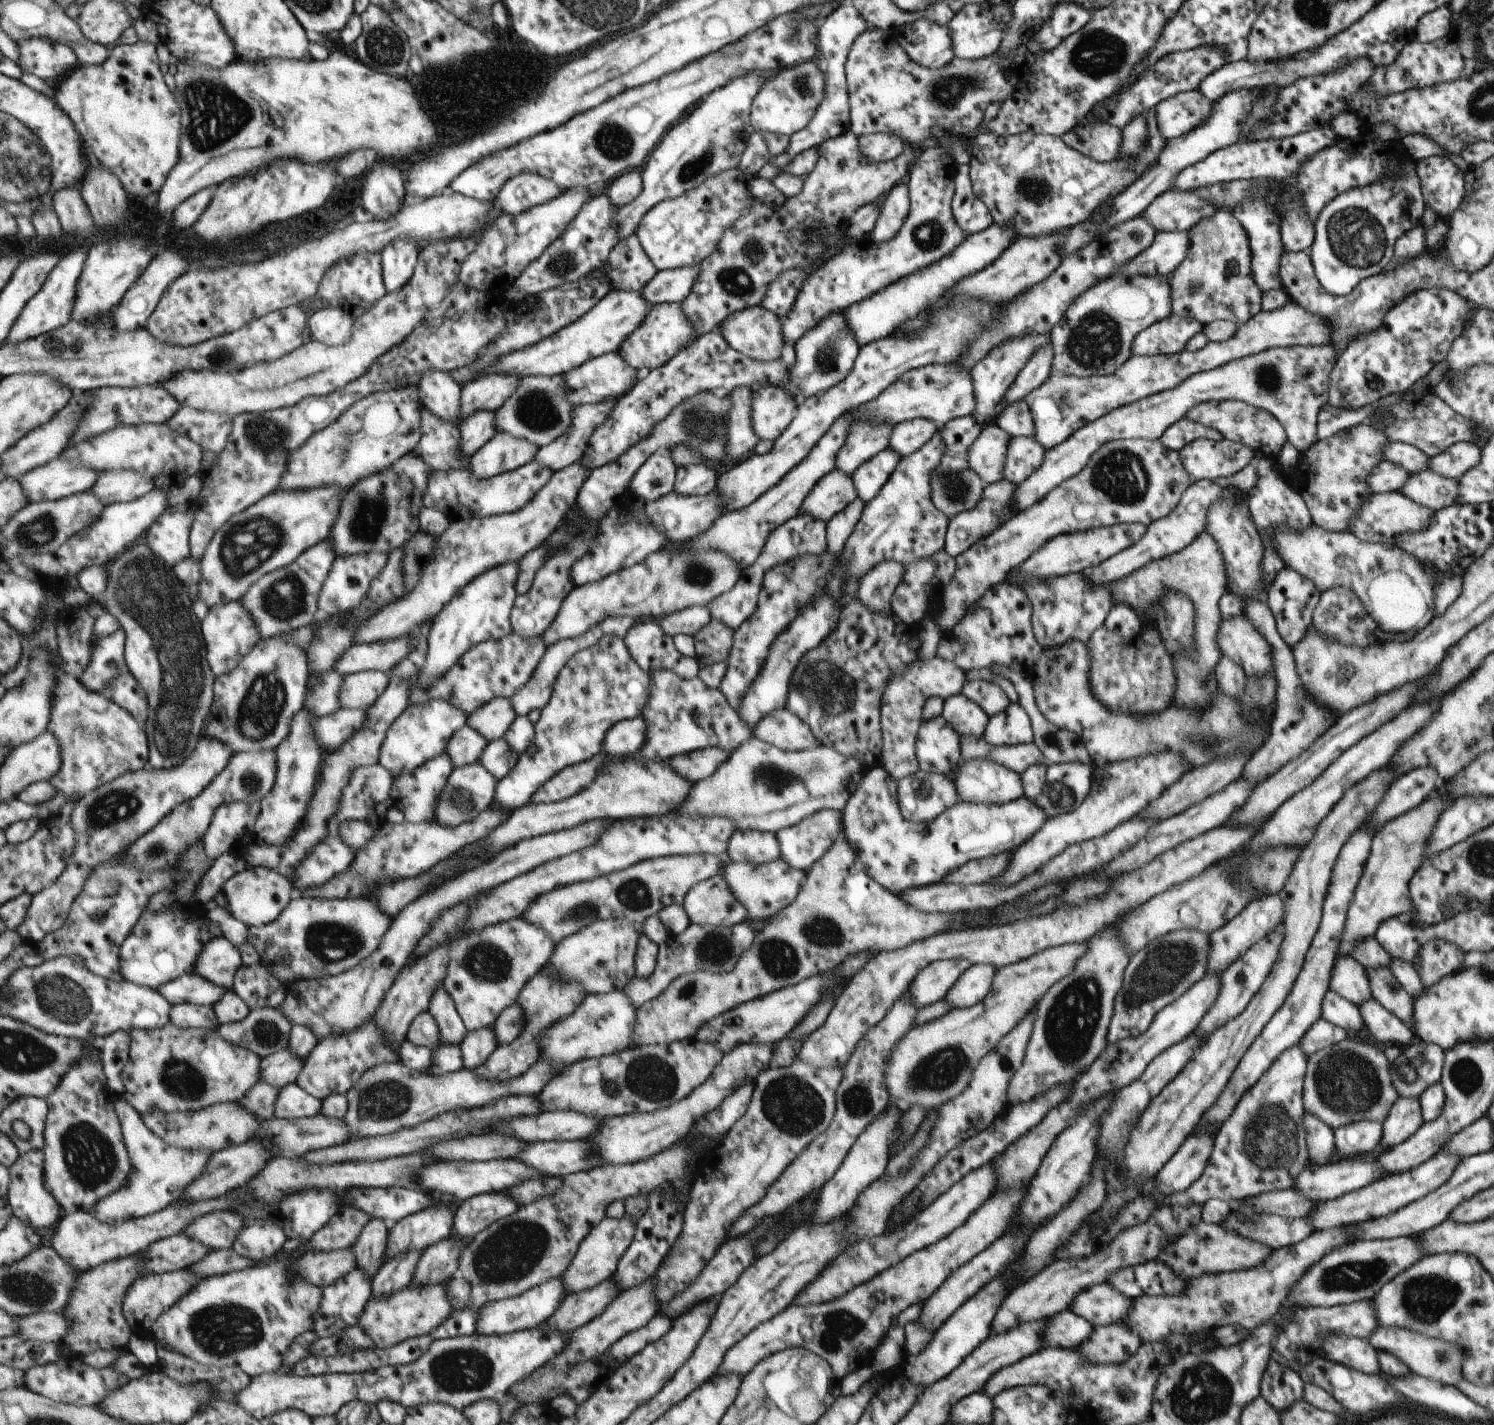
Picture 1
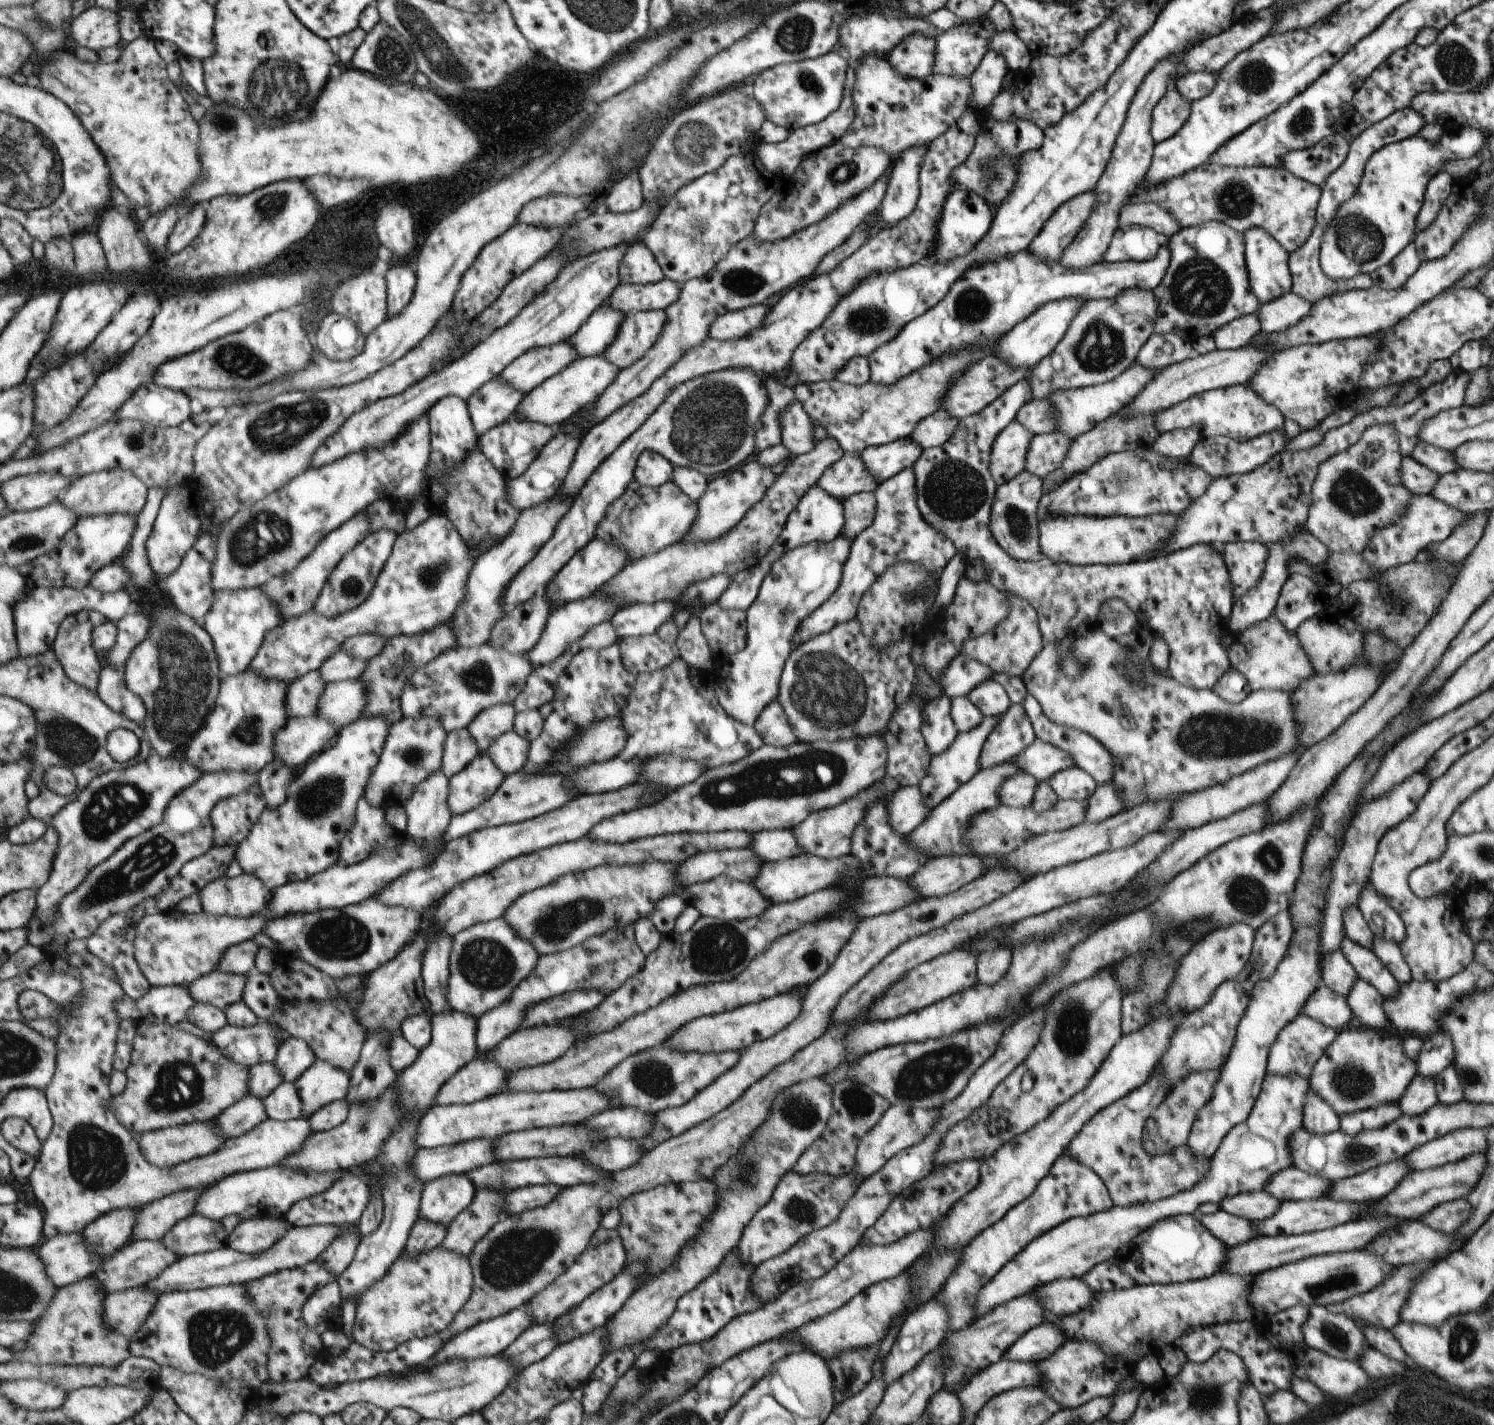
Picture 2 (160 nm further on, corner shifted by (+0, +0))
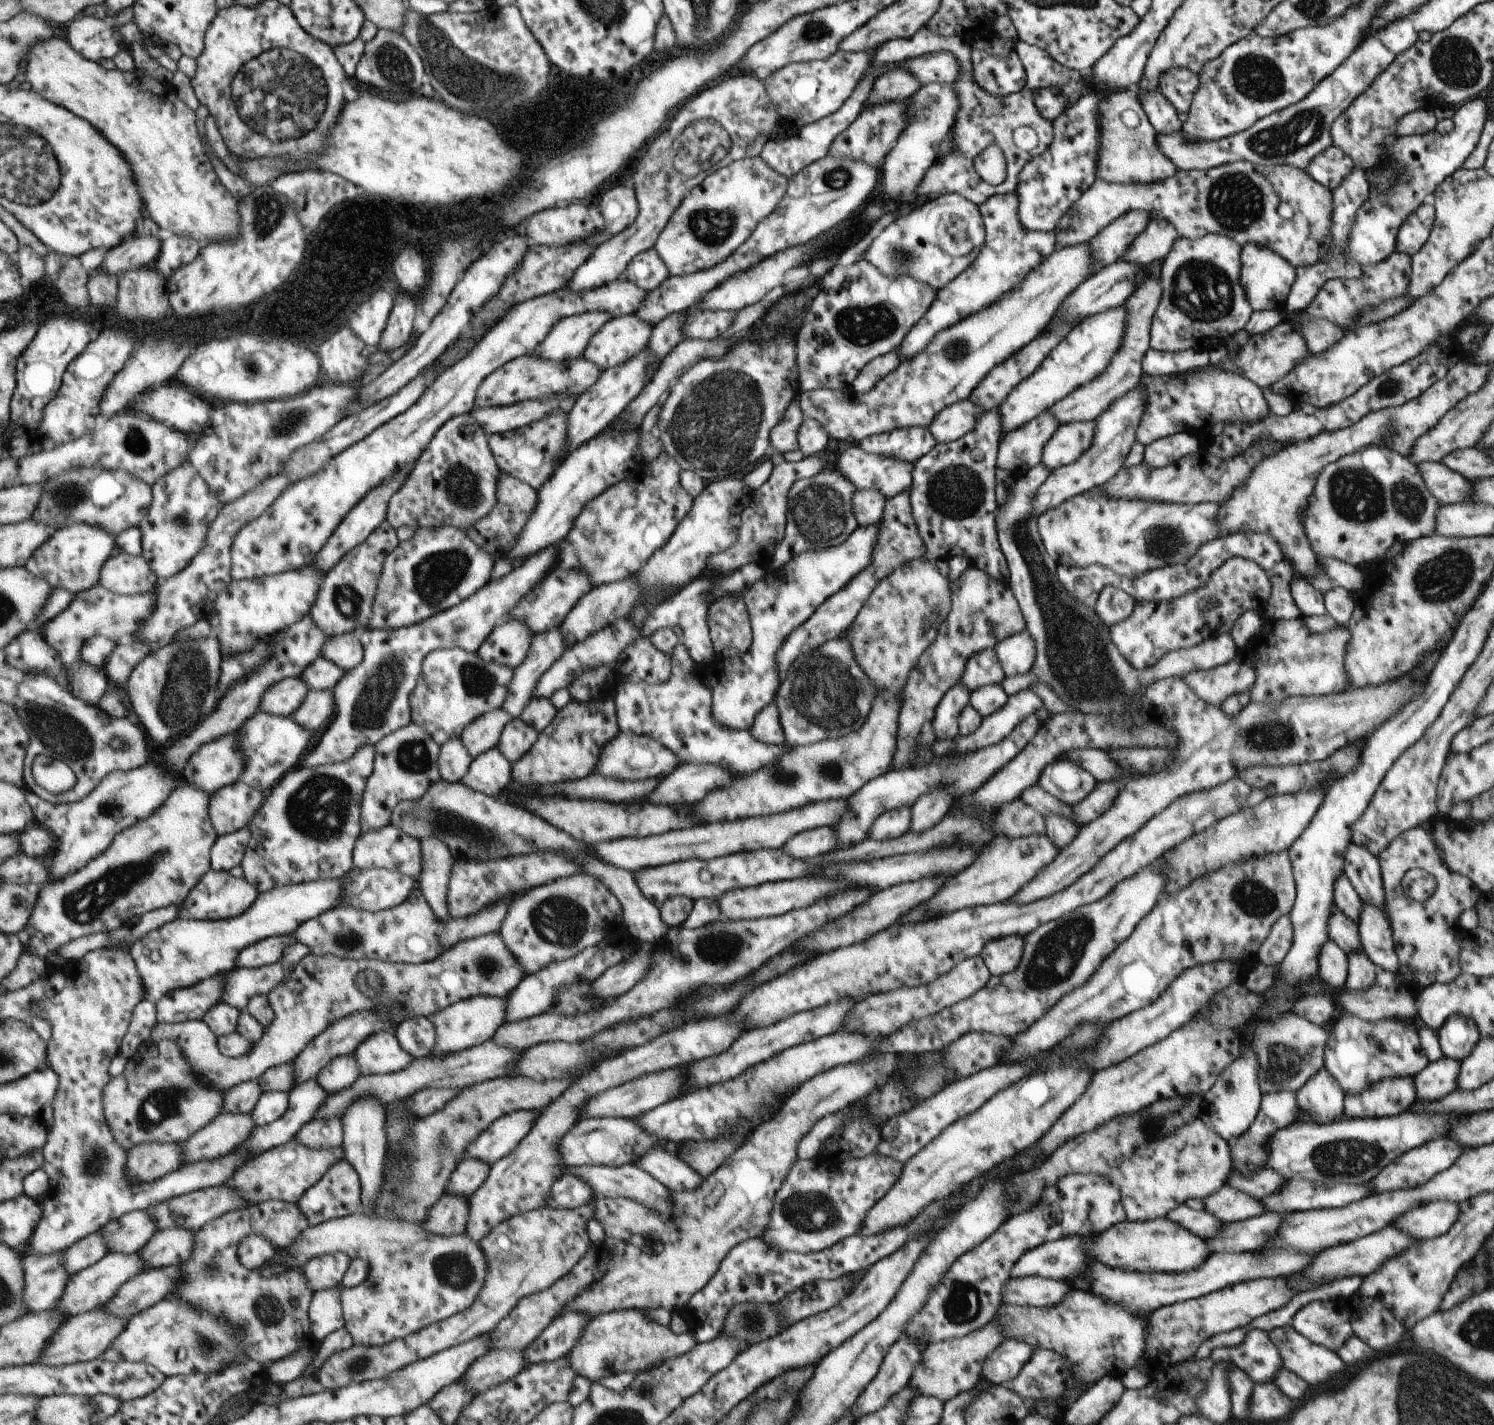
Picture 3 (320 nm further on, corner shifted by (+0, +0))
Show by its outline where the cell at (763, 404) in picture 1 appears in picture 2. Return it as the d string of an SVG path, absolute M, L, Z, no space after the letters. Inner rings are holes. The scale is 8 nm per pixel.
M797 400L783 406L779 412L779 438L782 446L793 457L806 454L813 448L813 426L811 419Z

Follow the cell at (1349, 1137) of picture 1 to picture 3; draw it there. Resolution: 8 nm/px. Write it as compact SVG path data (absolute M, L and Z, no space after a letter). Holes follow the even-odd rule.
M1413 1077L1381 1080L1359 1094L1344 1096L1342 1116L1345 1119L1398 1116L1410 1109L1414 1097Z

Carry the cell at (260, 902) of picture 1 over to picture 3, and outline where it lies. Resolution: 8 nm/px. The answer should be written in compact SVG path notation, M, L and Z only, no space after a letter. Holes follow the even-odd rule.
M210 871L208 875L197 884L196 888L184 901L178 918L195 918L195 920L224 920L236 918L249 911L259 898L259 890L246 877L236 878L229 871Z

